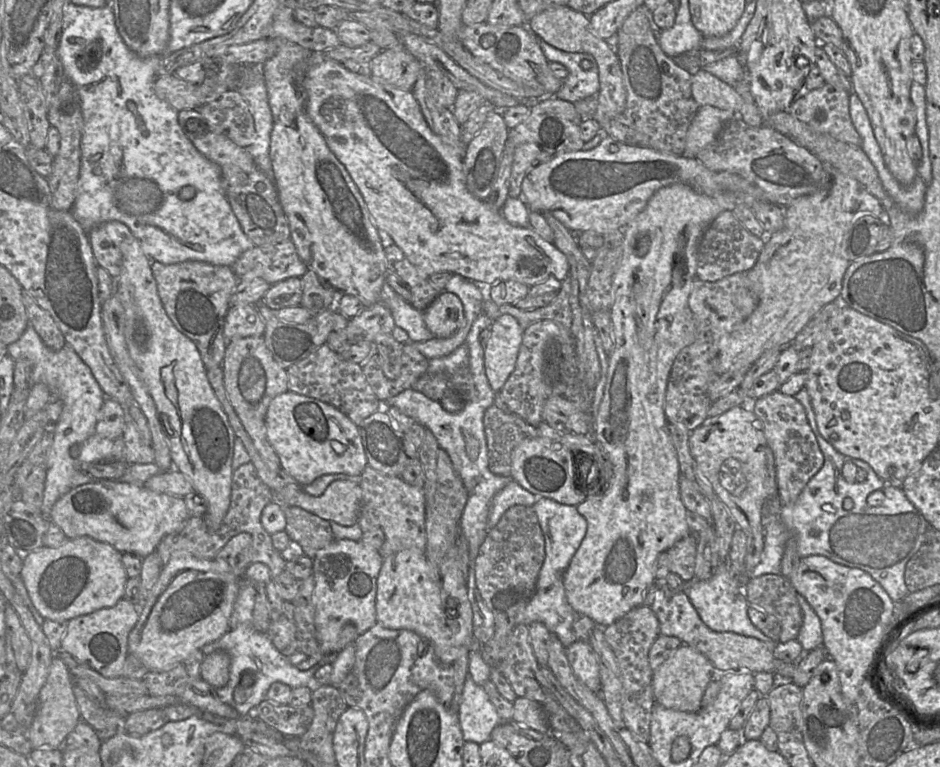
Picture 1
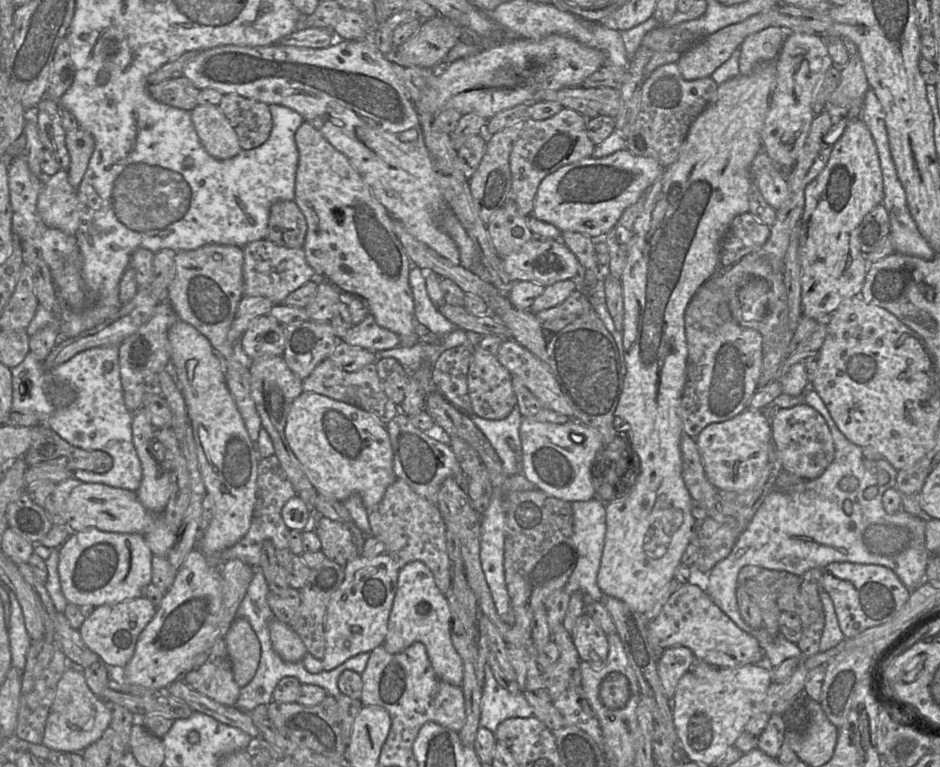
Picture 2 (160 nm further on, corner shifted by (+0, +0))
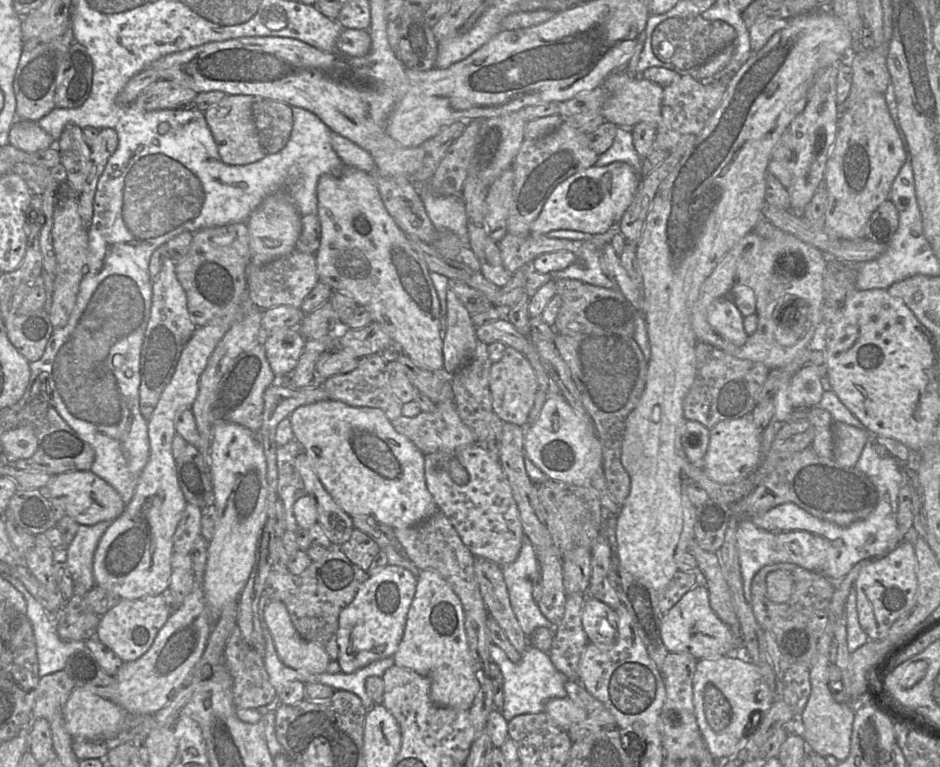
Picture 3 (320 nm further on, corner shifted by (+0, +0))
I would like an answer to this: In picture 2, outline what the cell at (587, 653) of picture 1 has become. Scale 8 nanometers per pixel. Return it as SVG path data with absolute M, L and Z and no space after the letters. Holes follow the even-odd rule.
M584 613L576 621L571 635L581 661L590 664L605 662L609 651L608 636L591 616Z

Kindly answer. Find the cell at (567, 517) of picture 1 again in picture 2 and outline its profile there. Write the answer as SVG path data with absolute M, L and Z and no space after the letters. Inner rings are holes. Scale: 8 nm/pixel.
M593 497L587 501L572 502L573 509L573 537L578 548L578 563L570 578L564 585L564 589L571 595L581 592L586 605L591 601L602 601L603 593L597 585L597 574L600 568L603 553L607 523L606 504Z

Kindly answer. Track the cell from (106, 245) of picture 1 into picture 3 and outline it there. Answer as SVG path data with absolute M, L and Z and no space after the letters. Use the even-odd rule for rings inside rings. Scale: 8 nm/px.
M165 259L152 284L152 305L140 354L139 408L148 420L170 382L181 353L197 329L187 307L187 297L176 276L176 265Z

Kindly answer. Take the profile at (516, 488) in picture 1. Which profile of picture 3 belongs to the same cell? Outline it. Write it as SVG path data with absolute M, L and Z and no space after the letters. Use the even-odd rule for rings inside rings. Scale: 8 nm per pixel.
M526 535L516 560L510 564L500 566L502 566L502 574L508 590L511 607L524 632L529 635L537 627L548 627L549 622L543 618L538 606L541 595L539 563L535 549Z

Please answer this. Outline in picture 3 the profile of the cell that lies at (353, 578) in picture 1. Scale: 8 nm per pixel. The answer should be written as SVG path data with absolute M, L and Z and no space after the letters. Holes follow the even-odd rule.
M386 565L360 586L353 601L341 611L338 618L339 653L336 661L342 673L354 673L372 662L393 657L404 634L416 585L417 577L411 571Z

